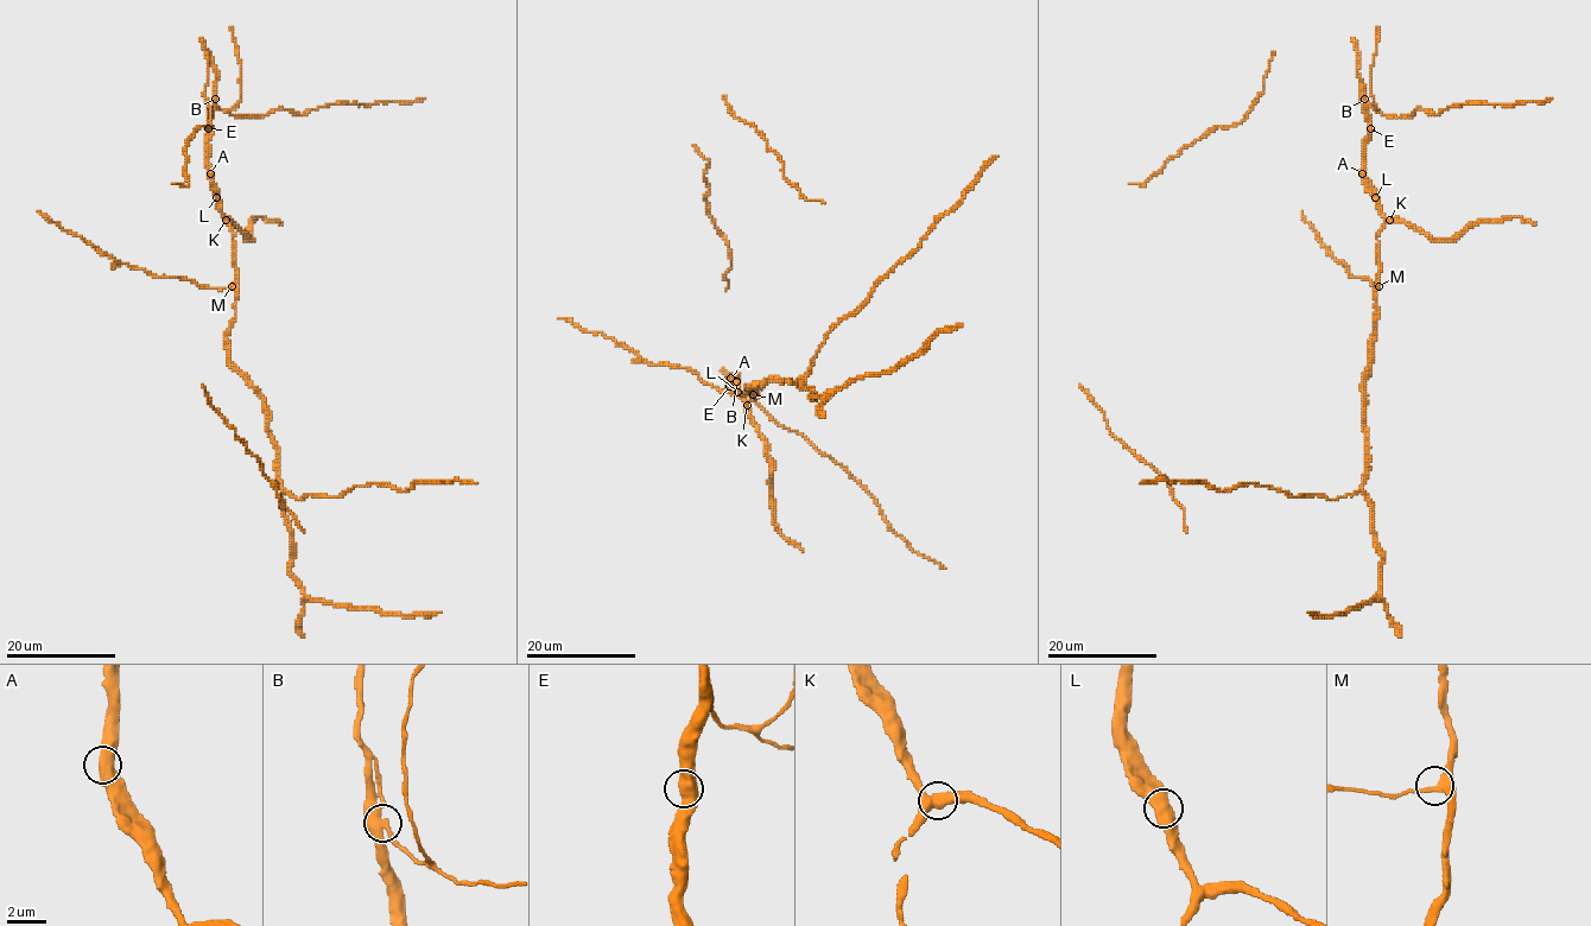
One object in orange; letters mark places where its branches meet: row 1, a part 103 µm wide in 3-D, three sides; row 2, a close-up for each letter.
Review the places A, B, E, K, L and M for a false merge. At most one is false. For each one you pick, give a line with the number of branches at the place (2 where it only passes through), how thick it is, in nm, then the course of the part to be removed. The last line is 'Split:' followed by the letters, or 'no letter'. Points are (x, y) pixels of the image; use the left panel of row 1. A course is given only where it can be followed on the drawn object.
Split: no letter

